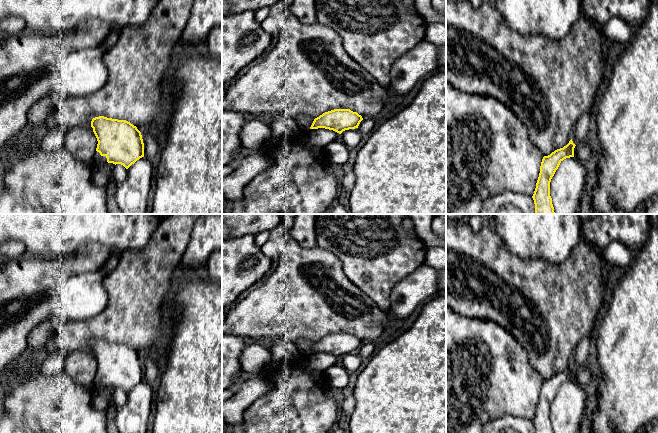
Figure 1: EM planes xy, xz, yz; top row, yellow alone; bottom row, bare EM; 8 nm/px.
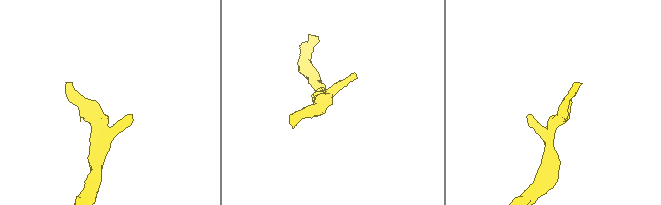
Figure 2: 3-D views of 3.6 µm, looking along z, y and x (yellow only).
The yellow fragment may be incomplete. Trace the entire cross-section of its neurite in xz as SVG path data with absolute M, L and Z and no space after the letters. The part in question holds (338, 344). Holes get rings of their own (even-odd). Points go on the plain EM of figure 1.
M334 333L315 342L310 353L325 352L341 358L345 354L358 352L362 340L350 333Z

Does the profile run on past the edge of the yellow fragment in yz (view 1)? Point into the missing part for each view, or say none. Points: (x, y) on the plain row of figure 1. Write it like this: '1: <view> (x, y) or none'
1: none

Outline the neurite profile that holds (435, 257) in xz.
M427 248L424 264L437 270L446 269L446 248Z

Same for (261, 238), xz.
M264 231L257 235L254 235L254 238L255 238L255 244L261 247L265 242L267 242L270 239L270 233L269 231Z

